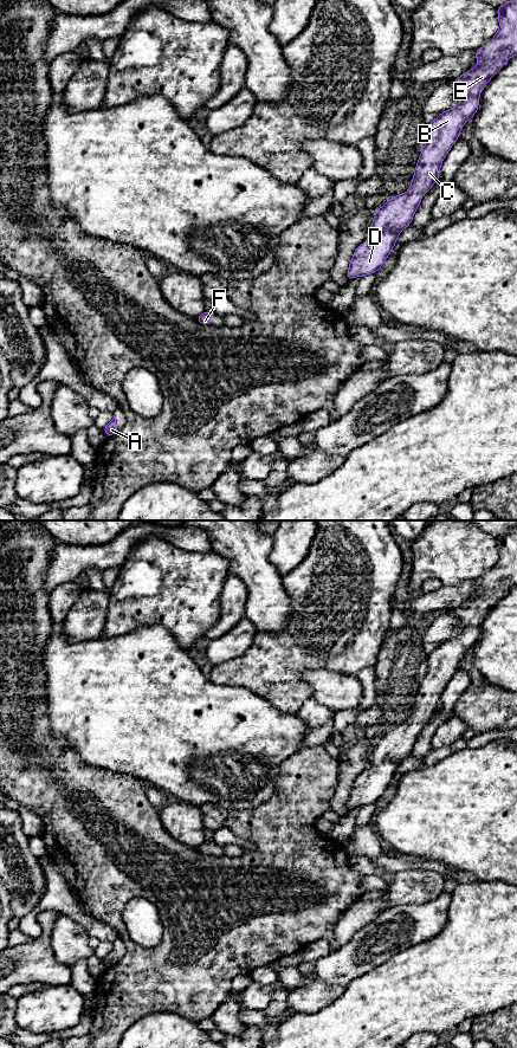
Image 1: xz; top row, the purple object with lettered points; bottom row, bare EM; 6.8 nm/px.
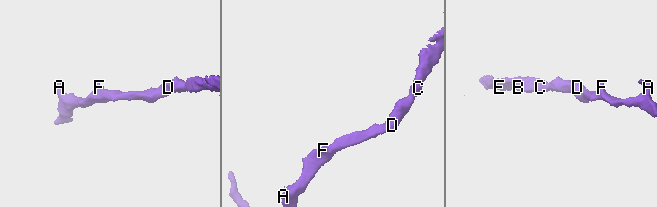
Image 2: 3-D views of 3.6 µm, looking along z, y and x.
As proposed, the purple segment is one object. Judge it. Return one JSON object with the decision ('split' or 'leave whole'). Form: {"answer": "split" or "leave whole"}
{"answer": "leave whole"}

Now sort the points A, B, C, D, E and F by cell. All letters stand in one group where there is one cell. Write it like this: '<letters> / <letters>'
A B C D E F

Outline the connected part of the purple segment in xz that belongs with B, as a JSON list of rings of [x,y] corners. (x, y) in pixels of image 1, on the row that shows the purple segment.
[[[517,0],[498,7],[497,13],[498,32],[483,48],[476,48],[478,65],[453,79],[461,91],[461,102],[428,124],[427,142],[419,156],[408,192],[394,196],[376,209],[369,238],[354,251],[348,279],[381,270],[399,234],[412,224],[421,196],[439,180],[441,163],[459,140],[461,128],[477,112],[480,92],[502,66],[517,54]]]

